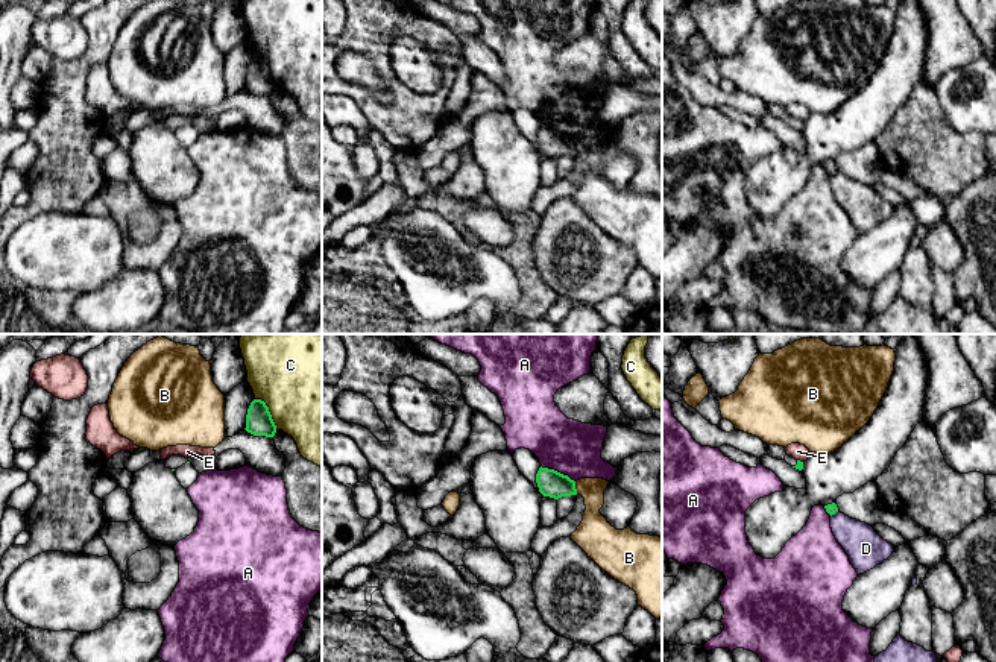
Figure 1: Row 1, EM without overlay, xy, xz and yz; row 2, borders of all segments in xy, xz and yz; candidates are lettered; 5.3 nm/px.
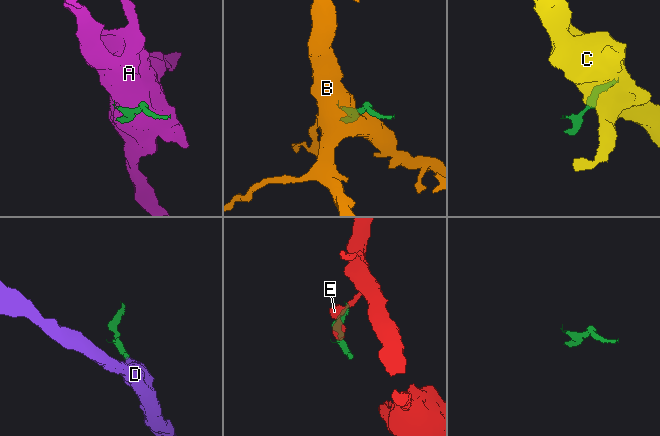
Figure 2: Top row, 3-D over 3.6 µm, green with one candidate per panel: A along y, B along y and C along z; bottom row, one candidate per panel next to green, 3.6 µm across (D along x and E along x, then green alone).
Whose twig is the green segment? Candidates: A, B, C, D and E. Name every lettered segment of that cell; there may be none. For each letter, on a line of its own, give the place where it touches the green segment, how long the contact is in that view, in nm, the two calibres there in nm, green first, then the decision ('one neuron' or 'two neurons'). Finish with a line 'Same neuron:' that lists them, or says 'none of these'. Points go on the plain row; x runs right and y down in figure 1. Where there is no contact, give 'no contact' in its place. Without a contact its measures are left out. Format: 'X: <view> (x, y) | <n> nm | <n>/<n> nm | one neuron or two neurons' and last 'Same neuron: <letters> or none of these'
A: xz (556, 131) | 200 nm | 140/280 nm | two neurons
B: xz (574, 148) | 70 nm | 140/160 nm | two neurons
C: xy (269, 72) | 200 nm | 140/500 nm | two neurons
D: yz (834, 173) | 50 nm | 60/200 nm | two neurons
E: yz (799, 120) | 40 nm | 40/90 nm | two neurons
Same neuron: none of these

